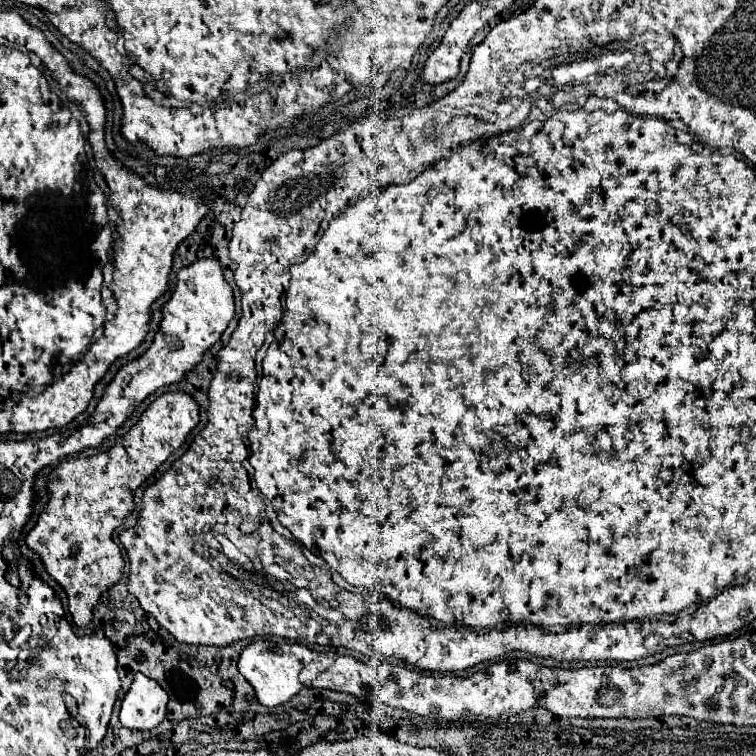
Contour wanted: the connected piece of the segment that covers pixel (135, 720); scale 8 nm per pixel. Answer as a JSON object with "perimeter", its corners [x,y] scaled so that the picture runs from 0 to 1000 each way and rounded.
{"perimeter":[[[183,889],[161,926],[159,955],[172,966],[201,966],[220,950],[220,931],[222,918],[214,907]]]}

